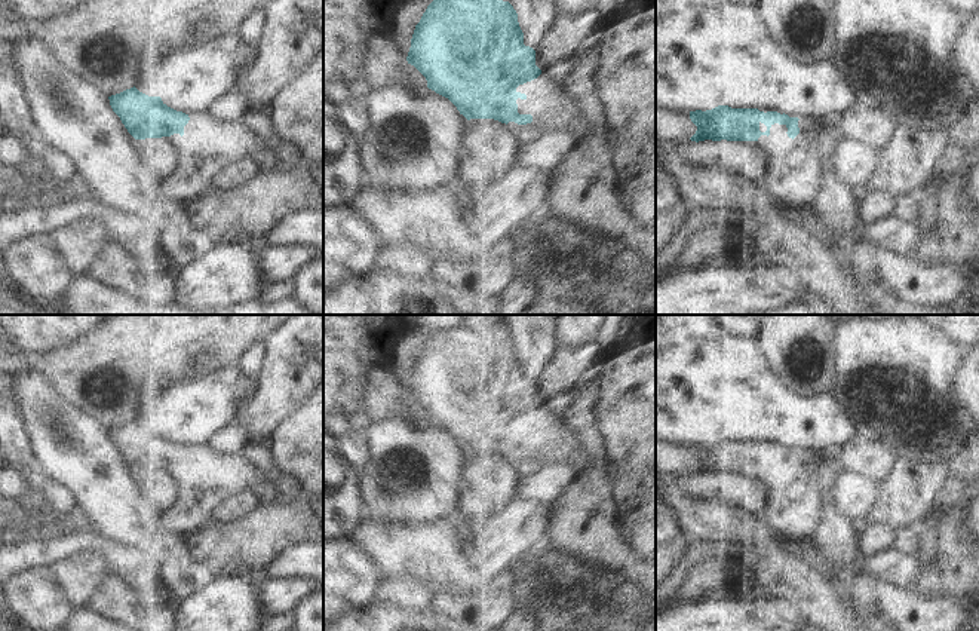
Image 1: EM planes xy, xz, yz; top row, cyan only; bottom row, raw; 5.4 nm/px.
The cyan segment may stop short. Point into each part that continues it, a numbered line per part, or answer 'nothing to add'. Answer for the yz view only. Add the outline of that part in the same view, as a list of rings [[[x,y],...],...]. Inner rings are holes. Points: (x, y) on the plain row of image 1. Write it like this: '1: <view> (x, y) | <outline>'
1: yz (795, 507) | [[[798,453],[798,460],[800,466],[794,472],[788,469],[786,457],[779,456],[771,457],[768,469],[761,468],[758,471],[758,477],[767,481],[771,487],[771,496],[765,511],[767,518],[782,536],[792,540],[813,537],[825,511],[822,485],[817,475],[805,468],[805,459],[801,453]]]

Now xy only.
1: xy (209, 477) | [[[182,444],[190,453],[184,468],[169,471],[179,481],[178,500],[165,509],[165,527],[171,532],[188,534],[211,517],[221,502],[233,494],[251,490],[261,480],[271,480],[267,469],[260,469],[243,453],[222,453],[208,444]]]

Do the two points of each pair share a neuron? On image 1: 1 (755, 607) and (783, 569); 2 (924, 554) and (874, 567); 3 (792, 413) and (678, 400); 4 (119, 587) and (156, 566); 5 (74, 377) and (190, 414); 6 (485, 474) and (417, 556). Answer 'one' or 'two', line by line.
1: two
2: one
3: one
4: two
5: two
6: two

